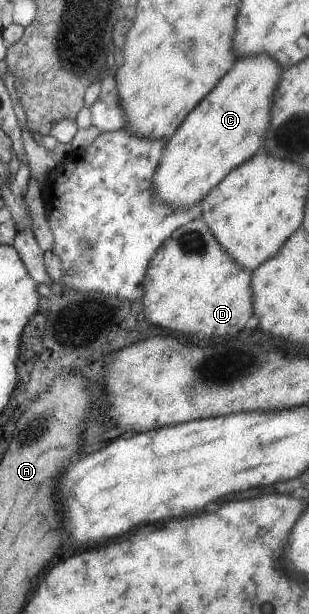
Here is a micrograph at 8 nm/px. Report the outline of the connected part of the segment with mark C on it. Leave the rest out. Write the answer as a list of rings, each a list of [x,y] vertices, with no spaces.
[[[265,54],[237,59],[232,69],[167,139],[164,158],[156,169],[157,198],[178,210],[196,206],[231,171],[257,153],[271,121],[273,91],[277,89],[281,71],[283,67]]]

